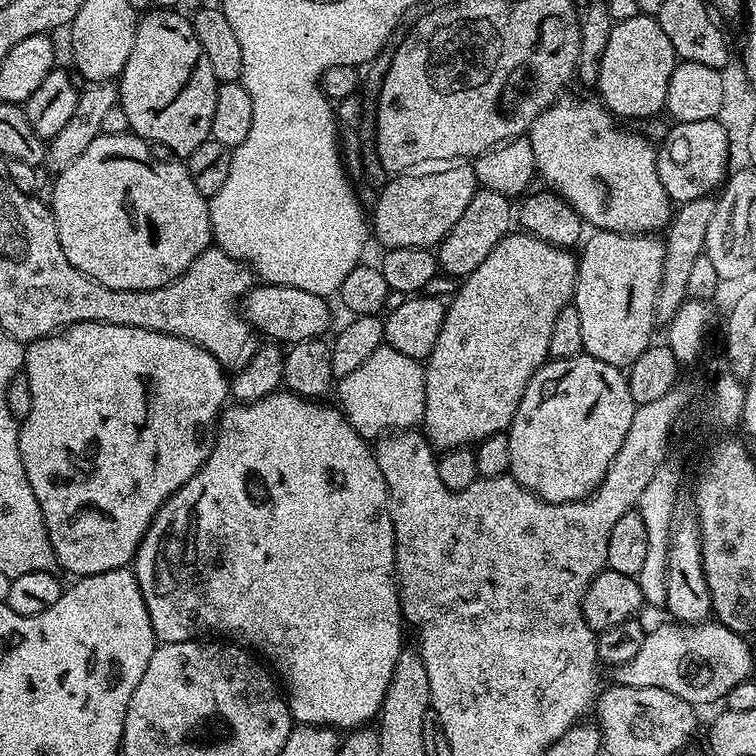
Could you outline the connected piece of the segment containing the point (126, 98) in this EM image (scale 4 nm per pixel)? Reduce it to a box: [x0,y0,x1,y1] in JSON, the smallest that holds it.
[118,8,218,158]

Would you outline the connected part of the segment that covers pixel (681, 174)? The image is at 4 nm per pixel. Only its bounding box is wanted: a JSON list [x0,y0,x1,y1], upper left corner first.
[656,119,729,204]

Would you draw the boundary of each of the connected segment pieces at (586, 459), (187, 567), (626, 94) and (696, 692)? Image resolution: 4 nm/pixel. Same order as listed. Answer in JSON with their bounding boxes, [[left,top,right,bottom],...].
[[508,354,637,504],[134,390,405,730],[595,15,678,120],[611,622,752,706]]

